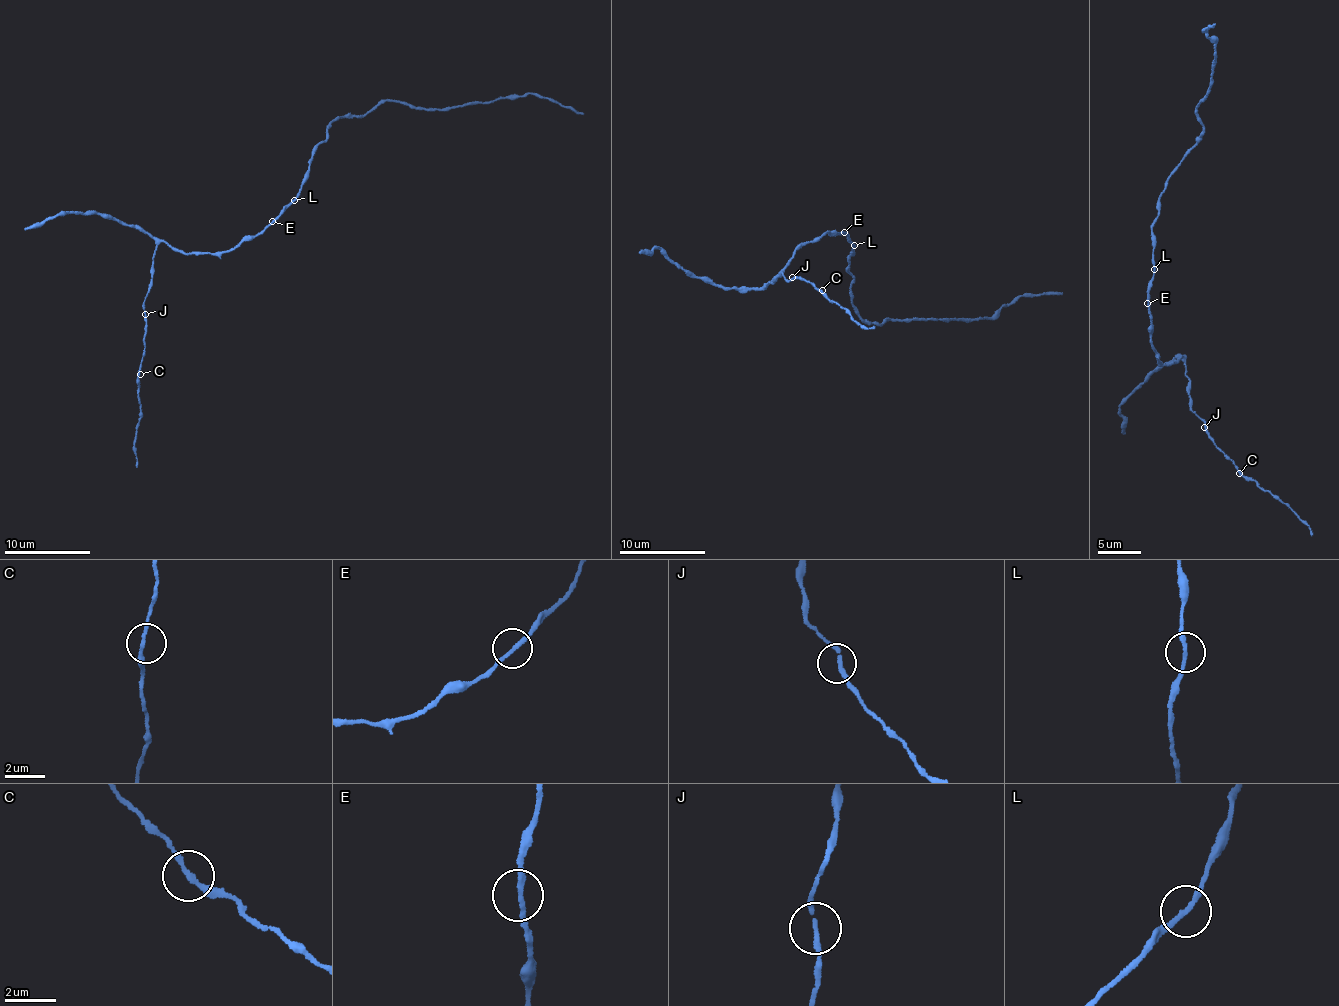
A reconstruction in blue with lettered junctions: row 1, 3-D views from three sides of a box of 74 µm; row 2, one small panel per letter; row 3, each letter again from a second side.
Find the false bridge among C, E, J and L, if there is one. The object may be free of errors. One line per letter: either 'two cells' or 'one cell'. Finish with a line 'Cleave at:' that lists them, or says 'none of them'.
C: one cell
E: one cell
J: one cell
L: one cell
Cleave at: none of them

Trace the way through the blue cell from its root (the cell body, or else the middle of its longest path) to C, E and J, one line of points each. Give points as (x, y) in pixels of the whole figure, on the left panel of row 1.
C: (290, 201), (254, 236), (226, 251), (190, 255), (162, 241), (156, 245), (144, 305), (140, 374)
E: (290, 201), (285, 211), (272, 221)
J: (290, 201), (285, 211), (254, 236), (248, 235), (226, 251), (187, 254), (162, 241), (154, 250), (145, 314)

